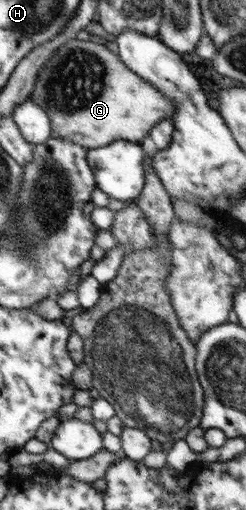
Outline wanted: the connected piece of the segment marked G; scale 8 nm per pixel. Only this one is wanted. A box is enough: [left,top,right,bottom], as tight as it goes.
[29,38,176,149]

